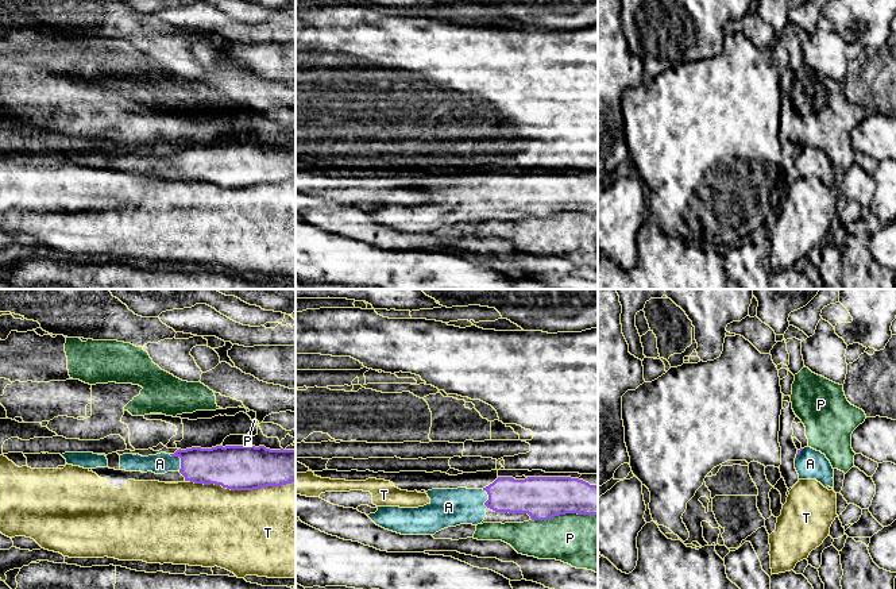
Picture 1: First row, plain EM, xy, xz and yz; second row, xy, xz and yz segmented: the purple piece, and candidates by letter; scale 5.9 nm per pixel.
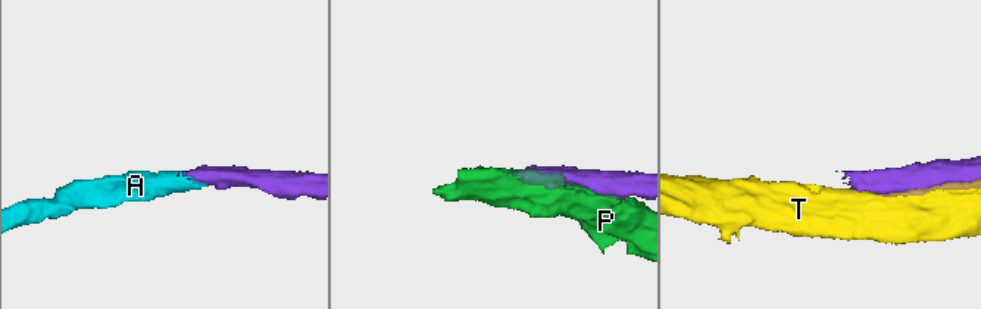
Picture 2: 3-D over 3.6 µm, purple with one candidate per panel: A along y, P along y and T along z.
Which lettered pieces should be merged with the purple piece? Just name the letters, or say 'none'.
A

